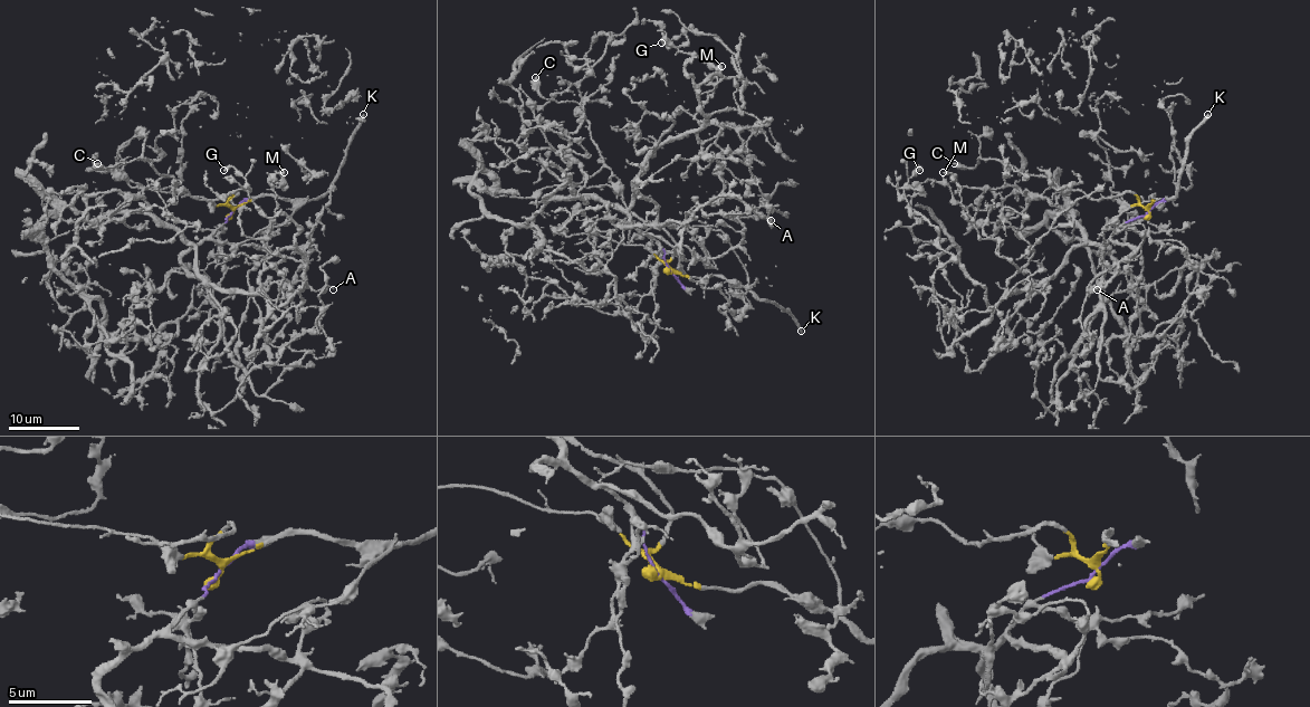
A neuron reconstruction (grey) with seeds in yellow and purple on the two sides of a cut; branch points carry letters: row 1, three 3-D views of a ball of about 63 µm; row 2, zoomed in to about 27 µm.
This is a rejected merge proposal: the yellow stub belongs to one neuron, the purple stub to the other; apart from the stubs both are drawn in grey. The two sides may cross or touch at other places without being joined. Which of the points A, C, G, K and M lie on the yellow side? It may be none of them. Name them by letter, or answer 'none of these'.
C, K

